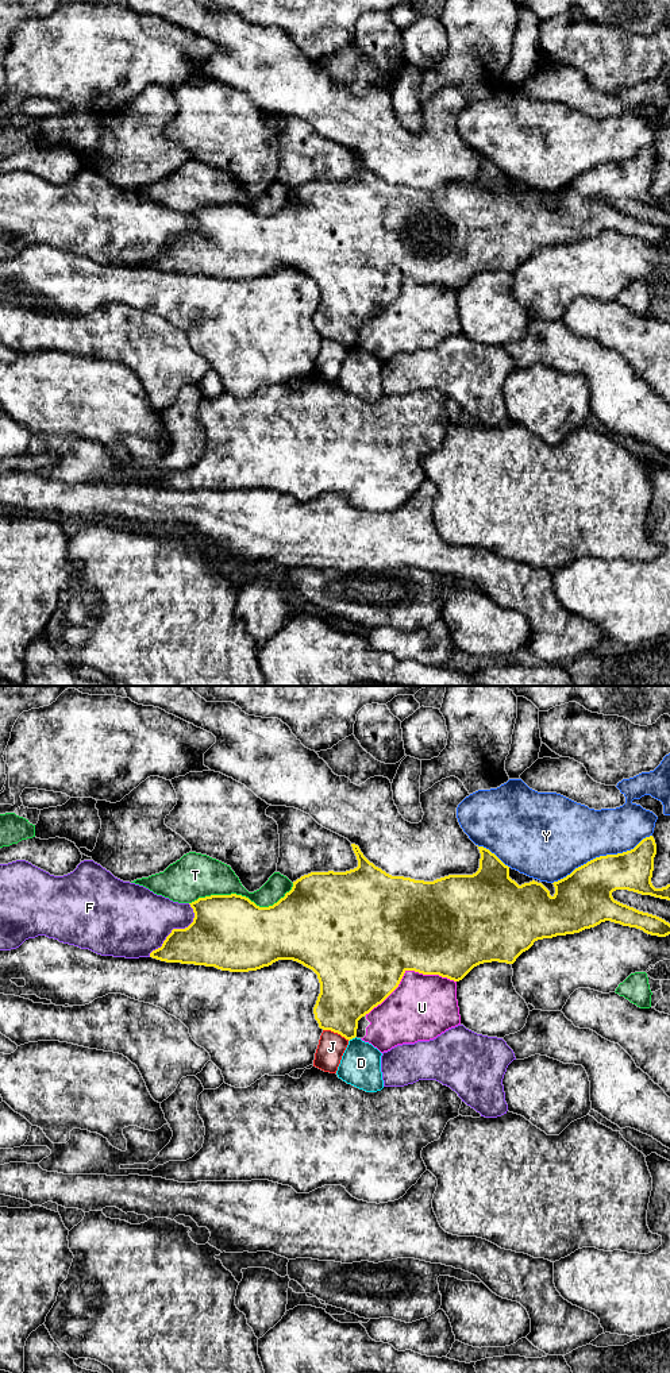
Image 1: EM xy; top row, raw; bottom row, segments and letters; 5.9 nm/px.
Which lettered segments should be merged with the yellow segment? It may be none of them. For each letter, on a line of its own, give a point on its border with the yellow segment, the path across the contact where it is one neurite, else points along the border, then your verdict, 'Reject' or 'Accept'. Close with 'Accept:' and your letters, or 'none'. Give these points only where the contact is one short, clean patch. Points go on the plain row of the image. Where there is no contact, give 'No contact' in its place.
D: Touches yellow at xy (351, 347). Boundary: xy (355, 344), (349, 350). Reject
F: Touches yellow at xy (176, 238). Reject
J: Touches yellow at xy (337, 340). Reject
T: Touches yellow at xy (242, 205). Reject
U: Touches yellow at xy (407, 278). Reject
Y: Touches yellow at xy (601, 165). Reject
Accept: none

